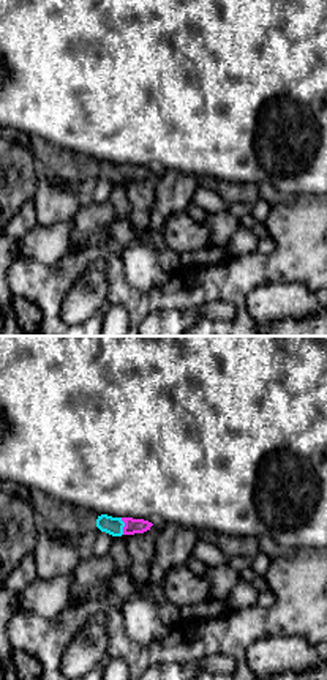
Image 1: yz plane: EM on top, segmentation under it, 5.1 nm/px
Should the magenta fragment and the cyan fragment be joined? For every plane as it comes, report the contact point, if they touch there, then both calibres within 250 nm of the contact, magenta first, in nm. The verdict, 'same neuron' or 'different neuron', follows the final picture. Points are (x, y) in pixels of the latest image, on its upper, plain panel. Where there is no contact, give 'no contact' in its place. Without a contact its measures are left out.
contact (125, 172); calibres 80 and 100 nm

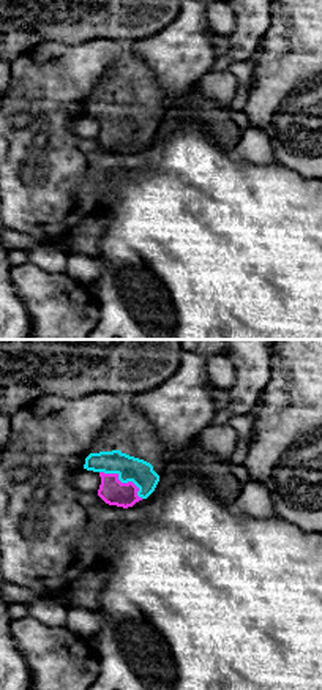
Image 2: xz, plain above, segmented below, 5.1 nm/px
contact (123, 130); calibres 140 and 130 nm

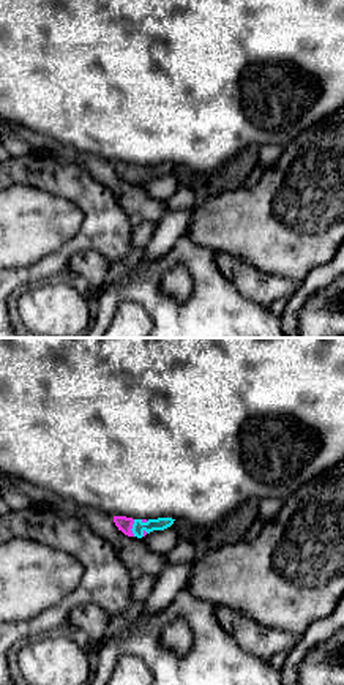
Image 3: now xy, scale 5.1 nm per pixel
contact (131, 174); calibres 80 and 70 nm

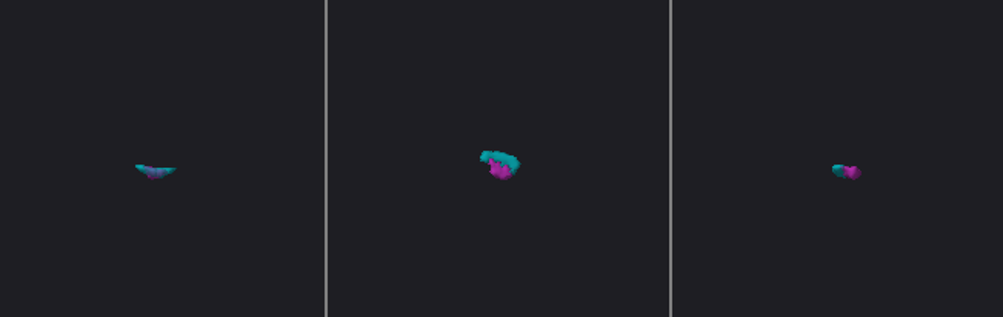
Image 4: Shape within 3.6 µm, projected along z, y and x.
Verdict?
same neuron

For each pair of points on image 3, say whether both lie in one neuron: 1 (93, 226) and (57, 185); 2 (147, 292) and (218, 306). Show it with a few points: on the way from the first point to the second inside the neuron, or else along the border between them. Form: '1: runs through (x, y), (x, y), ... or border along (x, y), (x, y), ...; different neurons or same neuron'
1: runs through (93, 213), (70, 187); same neuron
2: runs through (164, 310), (201, 310); same neuron

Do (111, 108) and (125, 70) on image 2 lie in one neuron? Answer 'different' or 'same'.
same

